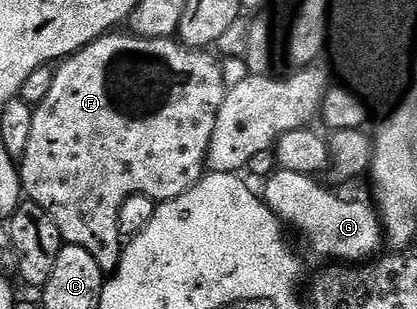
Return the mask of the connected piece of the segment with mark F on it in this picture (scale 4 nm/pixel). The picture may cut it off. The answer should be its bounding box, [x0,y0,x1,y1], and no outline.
[18,32,226,272]

